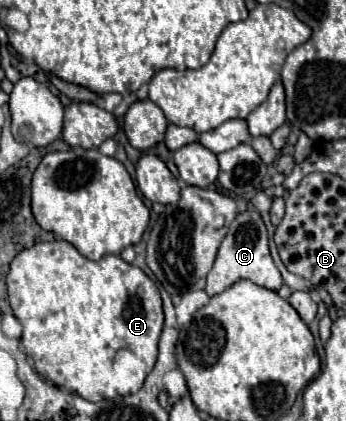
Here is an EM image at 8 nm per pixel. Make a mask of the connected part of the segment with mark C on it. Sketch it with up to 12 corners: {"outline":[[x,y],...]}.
{"outline":[[257,211],[239,213],[219,247],[205,291],[239,279],[277,291],[269,255]]}

